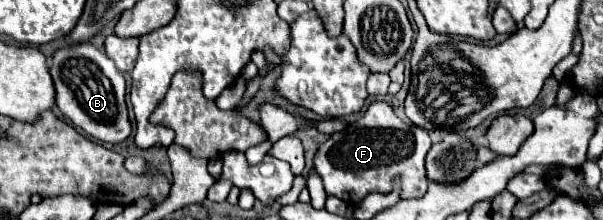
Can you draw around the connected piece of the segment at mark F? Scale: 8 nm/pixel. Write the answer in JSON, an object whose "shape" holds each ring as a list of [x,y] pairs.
{"shape":[[[374,102],[366,114],[332,134],[314,156],[314,170],[324,182],[328,196],[336,196],[346,204],[358,204],[370,192],[390,194],[396,176],[400,178],[400,198],[420,198],[426,192],[424,156],[432,146],[426,130],[404,124],[386,102]]]}

